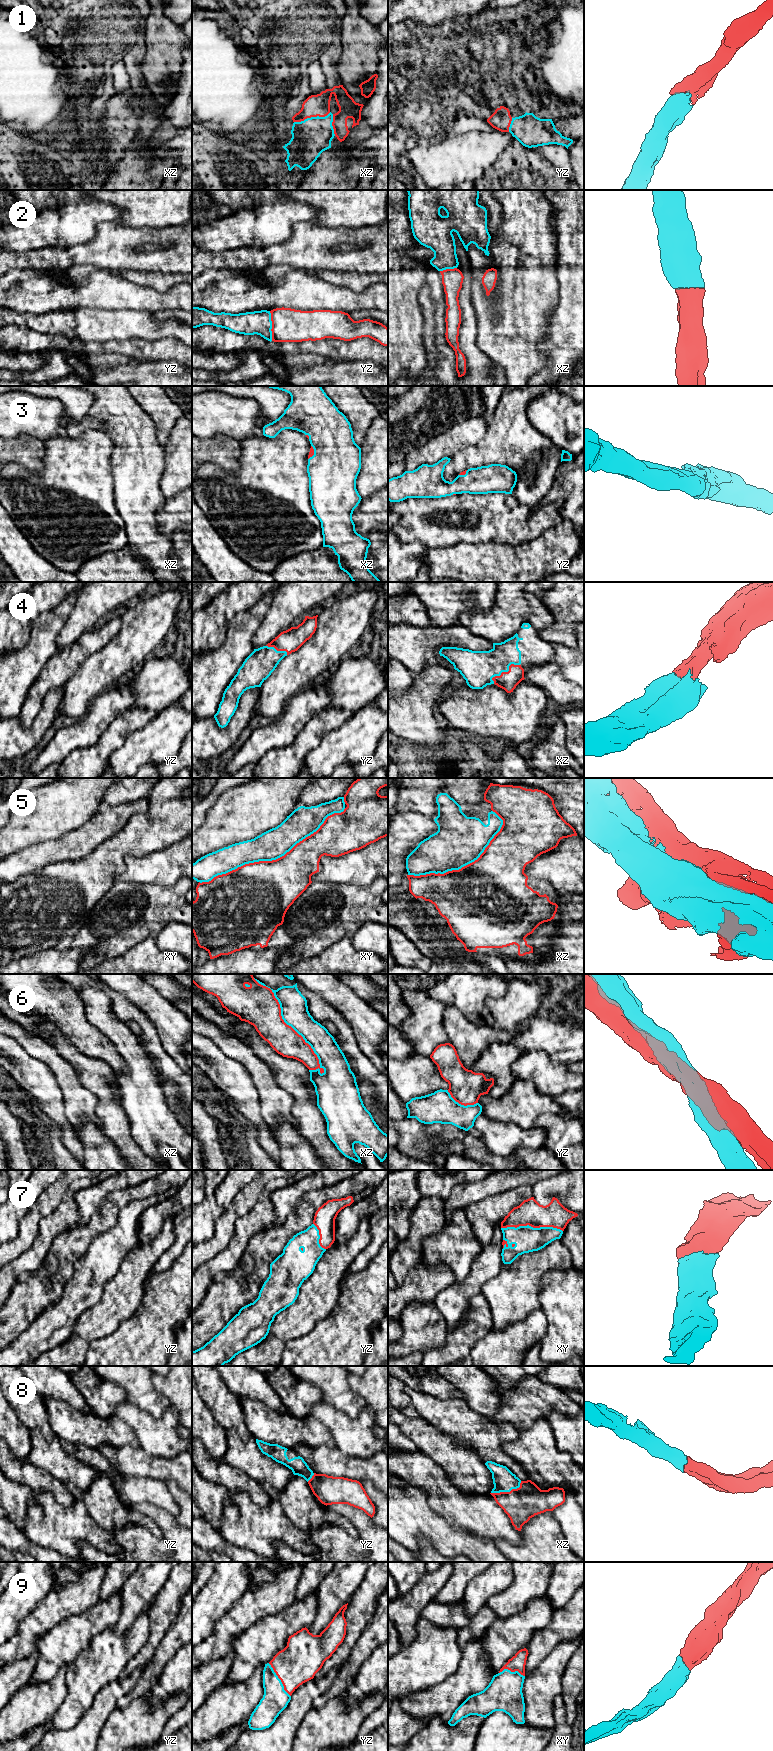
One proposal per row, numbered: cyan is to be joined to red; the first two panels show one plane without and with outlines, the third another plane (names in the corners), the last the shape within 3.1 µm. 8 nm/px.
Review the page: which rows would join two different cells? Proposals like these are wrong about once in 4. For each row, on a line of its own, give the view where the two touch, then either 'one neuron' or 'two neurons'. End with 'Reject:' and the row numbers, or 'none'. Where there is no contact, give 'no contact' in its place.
1: xz | one neuron
2: yz | one neuron
3: xz | one neuron
4: xz | one neuron
5: xy | two neurons
6: xz | two neurons
7: xy | one neuron
8: xz | one neuron
9: yz | one neuron
Reject: 5, 6

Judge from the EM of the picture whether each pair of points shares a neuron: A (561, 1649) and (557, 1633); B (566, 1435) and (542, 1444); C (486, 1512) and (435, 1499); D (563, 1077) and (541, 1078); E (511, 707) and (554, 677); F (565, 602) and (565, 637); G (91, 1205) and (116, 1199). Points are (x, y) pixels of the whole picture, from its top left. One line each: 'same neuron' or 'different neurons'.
A: different neurons
B: different neurons
C: same neuron
D: same neuron
E: different neurons
F: same neuron
G: different neurons

